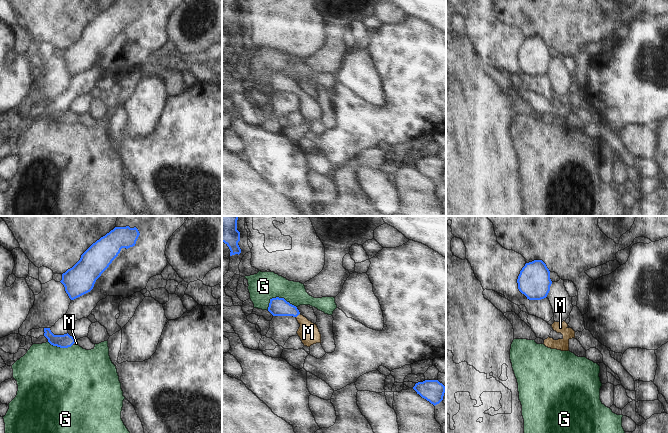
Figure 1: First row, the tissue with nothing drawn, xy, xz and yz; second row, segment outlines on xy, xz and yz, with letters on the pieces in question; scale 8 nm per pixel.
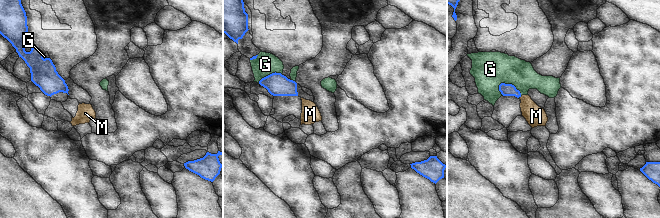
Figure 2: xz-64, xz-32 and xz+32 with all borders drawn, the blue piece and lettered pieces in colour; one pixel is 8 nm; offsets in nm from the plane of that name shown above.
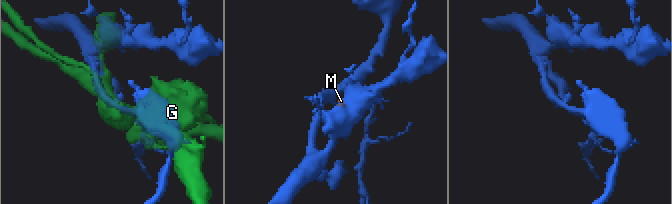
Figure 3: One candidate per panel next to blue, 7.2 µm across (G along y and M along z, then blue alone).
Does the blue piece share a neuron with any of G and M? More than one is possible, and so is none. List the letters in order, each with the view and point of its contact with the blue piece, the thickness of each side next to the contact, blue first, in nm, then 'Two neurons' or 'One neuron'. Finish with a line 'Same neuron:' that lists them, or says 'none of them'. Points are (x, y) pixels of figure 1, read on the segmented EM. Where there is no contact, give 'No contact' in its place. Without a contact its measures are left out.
G: Touches blue at xz (278, 297). Thickness 140 nm (blue) against 240 nm. Two neurons
M: Touches blue at xz (298, 314). Thickness 140 nm (blue) against 160 nm. One neuron
Same neuron: M

